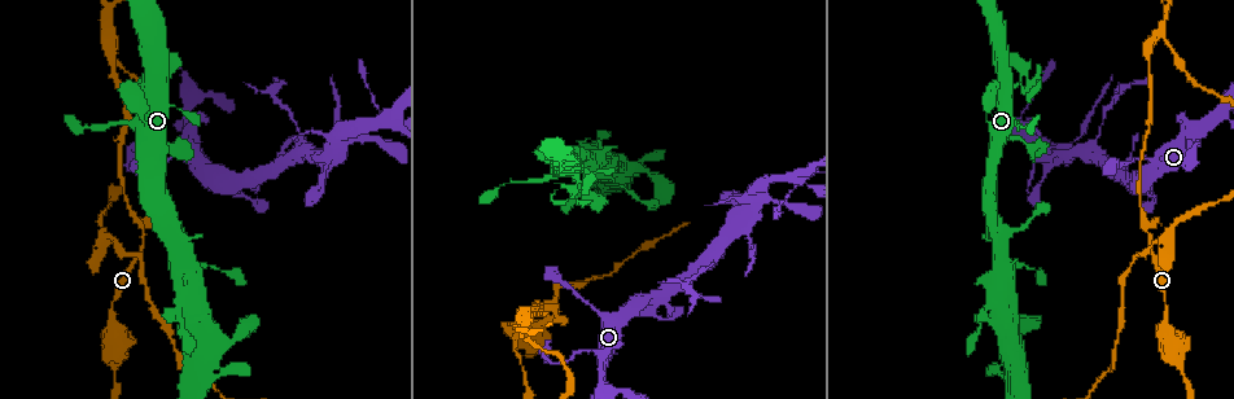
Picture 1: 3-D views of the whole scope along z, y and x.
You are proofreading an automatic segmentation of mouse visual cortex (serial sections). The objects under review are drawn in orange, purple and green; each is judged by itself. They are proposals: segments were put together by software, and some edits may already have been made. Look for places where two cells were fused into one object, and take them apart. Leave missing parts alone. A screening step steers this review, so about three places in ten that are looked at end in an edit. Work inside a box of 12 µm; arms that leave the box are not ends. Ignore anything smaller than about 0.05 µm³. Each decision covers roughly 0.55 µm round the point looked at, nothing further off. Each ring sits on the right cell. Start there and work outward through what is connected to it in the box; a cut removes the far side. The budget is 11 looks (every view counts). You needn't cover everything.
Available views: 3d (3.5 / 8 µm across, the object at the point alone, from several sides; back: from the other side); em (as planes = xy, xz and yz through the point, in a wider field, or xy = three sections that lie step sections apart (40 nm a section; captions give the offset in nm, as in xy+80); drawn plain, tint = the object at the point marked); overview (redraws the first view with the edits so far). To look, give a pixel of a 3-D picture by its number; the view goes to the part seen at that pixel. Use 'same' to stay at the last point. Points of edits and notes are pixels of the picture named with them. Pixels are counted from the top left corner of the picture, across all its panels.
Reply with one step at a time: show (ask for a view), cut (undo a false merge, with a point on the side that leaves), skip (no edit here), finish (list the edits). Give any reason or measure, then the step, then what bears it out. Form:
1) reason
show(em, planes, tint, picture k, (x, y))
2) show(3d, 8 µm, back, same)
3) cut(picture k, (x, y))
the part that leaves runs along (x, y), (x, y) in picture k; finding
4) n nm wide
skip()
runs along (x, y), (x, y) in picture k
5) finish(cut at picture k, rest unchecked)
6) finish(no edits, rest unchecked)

side arm on a straight run
show(3d, 3.5 µm, picture 1, (522, 322))

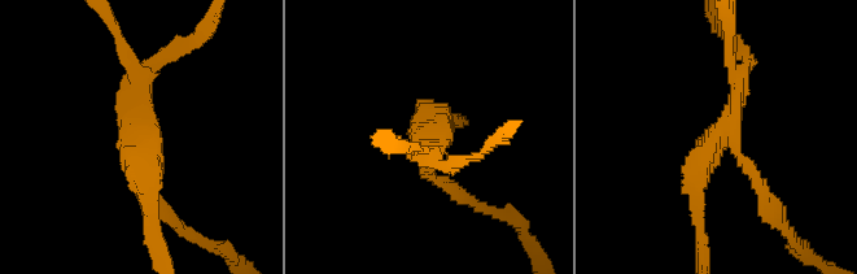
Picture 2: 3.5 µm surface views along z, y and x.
3 arms; arms of 150, 200, 250 nm
show(em, planes, plain, picture 2, (140, 129))

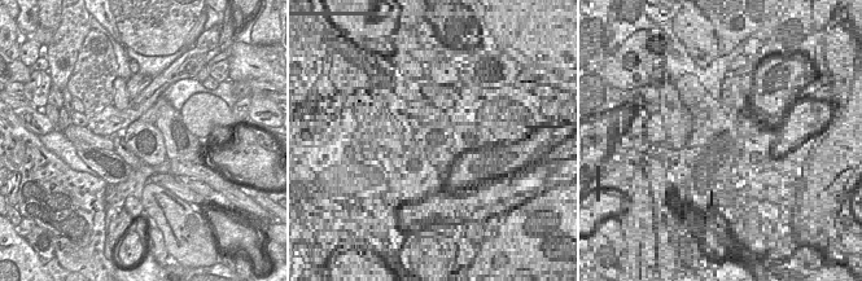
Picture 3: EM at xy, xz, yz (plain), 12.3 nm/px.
show(em, planes, tint, same)

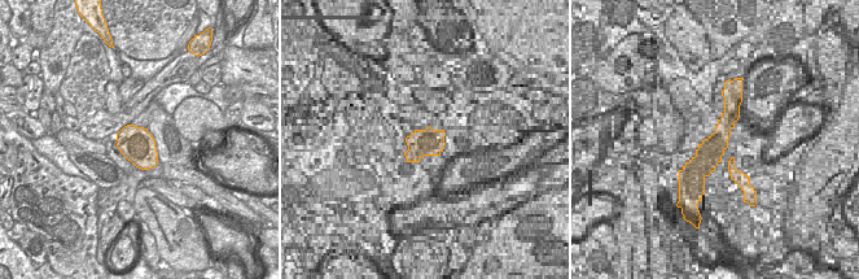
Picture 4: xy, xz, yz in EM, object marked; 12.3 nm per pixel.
cut(picture 2, (756, 178))
a second cell is stuck on

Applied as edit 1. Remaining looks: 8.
show(overview)

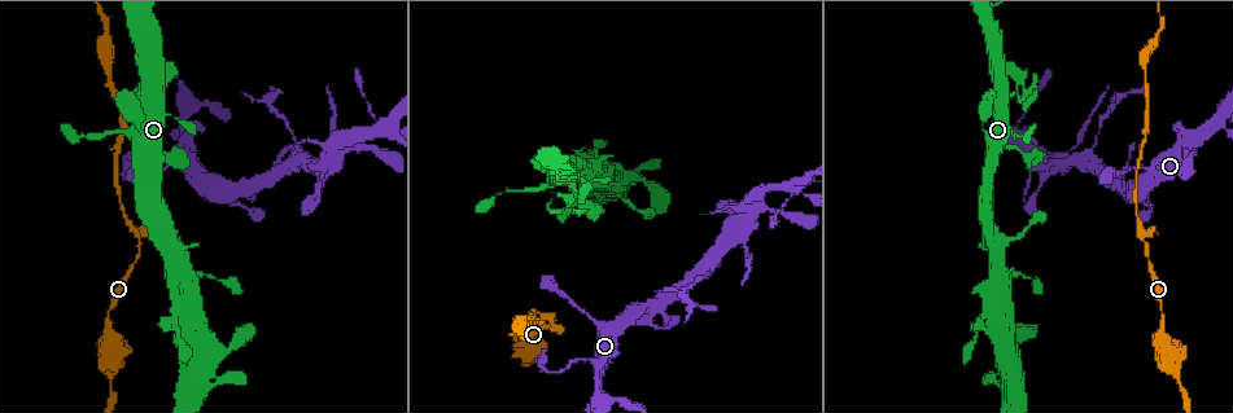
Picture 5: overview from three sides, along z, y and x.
calibre changes
show(3d, 8 µm, picture 5, (1163, 343))

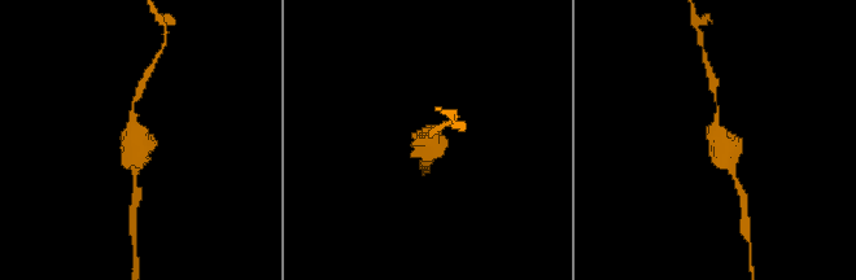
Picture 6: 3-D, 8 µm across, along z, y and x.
closer look
show(3d, 3.5 µm, picture 6, (718, 136))

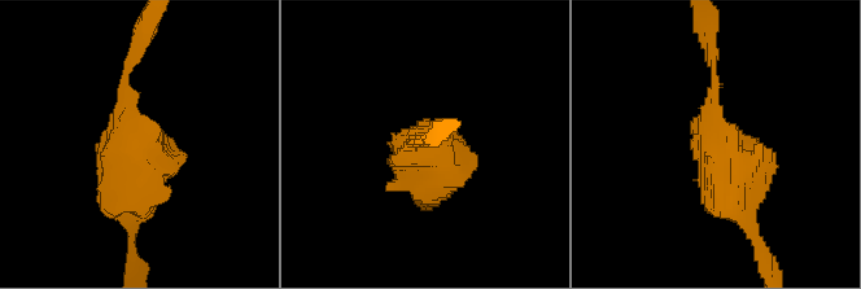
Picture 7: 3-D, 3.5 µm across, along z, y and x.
shape alone is not enough
show(em, xy, step 1, tint, picture 7, (134, 145))

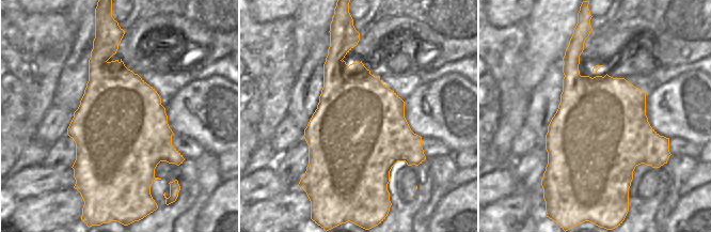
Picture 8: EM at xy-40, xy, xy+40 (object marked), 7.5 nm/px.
skip()
runs along (715, 93), (728, 169), (772, 149) in picture 7; continuous, no second cell

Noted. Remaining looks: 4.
thick turns thin
show(3d, 3.5 µm, picture 5, (1013, 274))

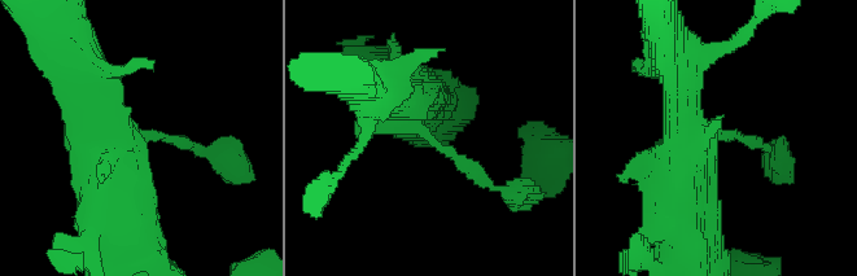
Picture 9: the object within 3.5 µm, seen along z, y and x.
now the EM
show(em, planes, tint, picture 9, (430, 137))

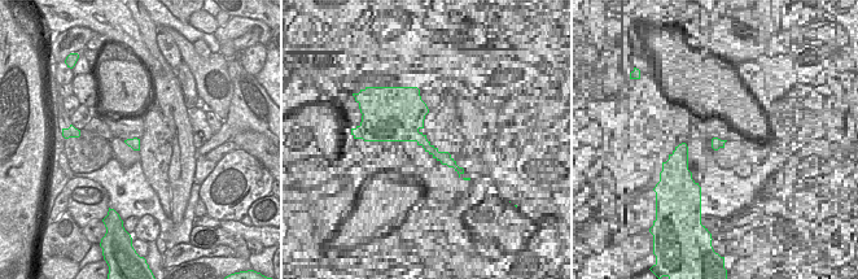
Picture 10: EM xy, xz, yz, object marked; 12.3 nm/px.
130 nm wide
skip()
runs along (390, 100), (438, 147), (502, 189) in picture 9; continuous, no second cell

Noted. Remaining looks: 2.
three-way junction
show(3d, 8 µm, picture 5, (1085, 159))

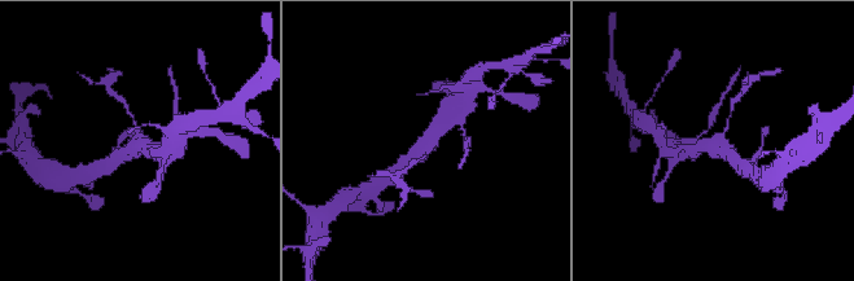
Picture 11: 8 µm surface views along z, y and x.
zoom in
show(3d, 3.5 µm, picture 11, (430, 143))

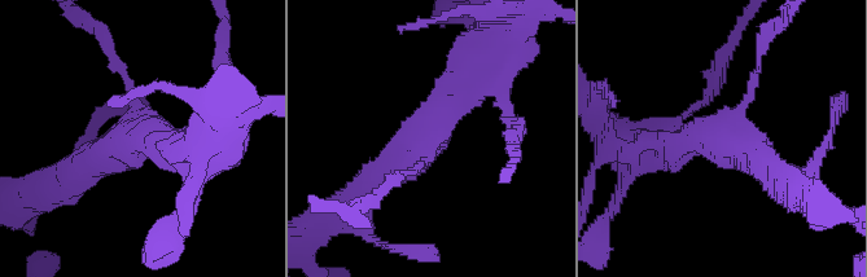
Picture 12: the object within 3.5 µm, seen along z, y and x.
3 arms
skip()
runs along (367, 185), (417, 149), (482, 73) in picture 12; one cell here

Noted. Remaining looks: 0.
finish(cut at picture 2, rest unchecked)

